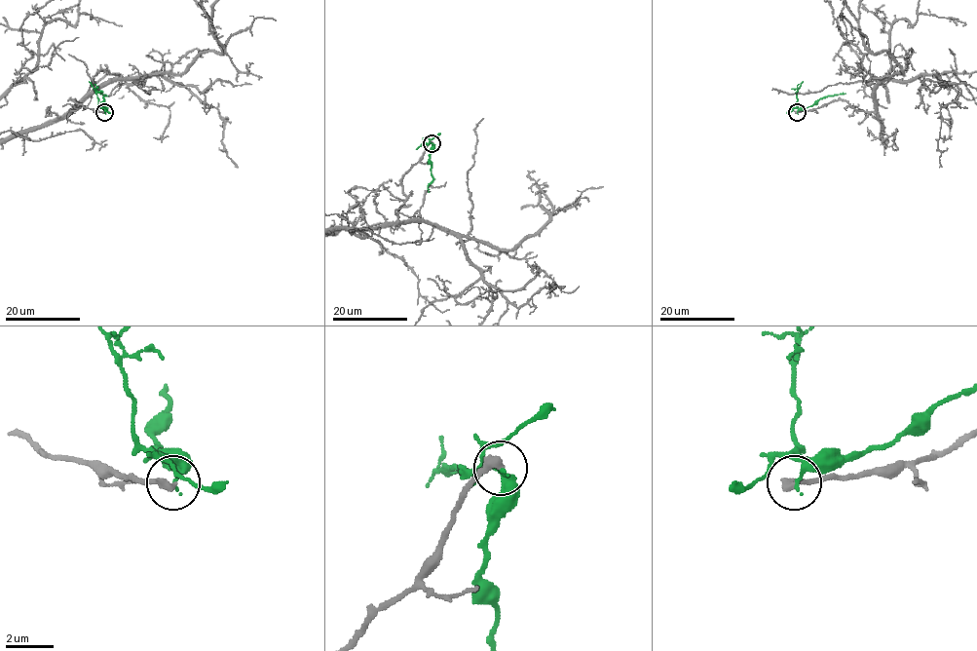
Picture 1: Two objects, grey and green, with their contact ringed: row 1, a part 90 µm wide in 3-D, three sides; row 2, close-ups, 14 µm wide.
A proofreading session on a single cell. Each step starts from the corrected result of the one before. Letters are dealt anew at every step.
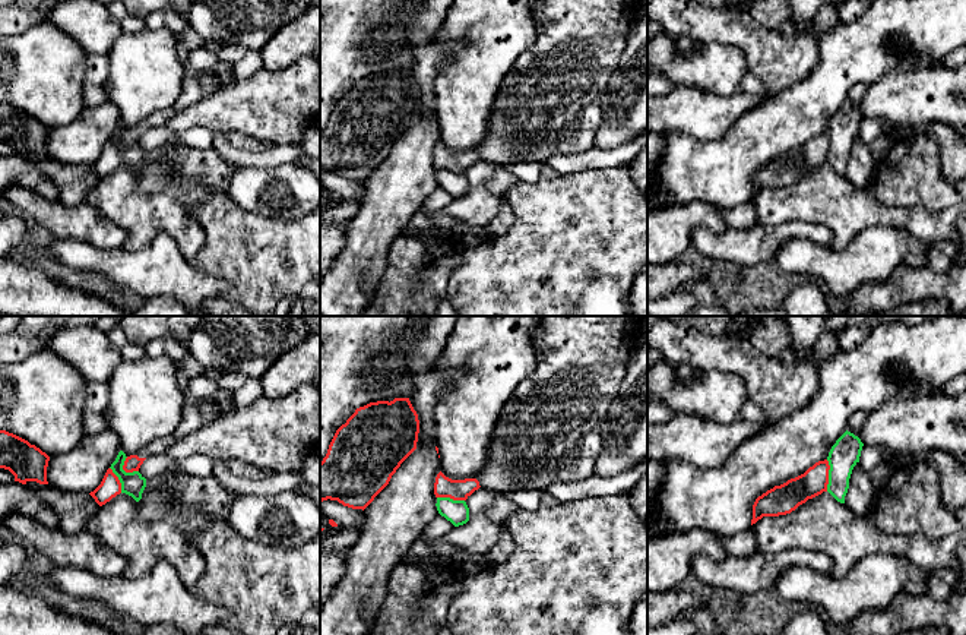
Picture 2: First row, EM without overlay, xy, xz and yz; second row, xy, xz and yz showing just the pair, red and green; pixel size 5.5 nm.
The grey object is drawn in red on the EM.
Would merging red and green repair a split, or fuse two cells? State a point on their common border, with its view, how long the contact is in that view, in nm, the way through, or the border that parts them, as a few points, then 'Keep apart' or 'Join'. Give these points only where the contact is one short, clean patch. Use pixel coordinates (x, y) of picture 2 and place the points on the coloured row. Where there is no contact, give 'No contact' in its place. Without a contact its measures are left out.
Touches red at yz (827, 476). Shared border 180 nm. Boundary: yz (826, 460), (829, 466), (827, 490). Keep apart

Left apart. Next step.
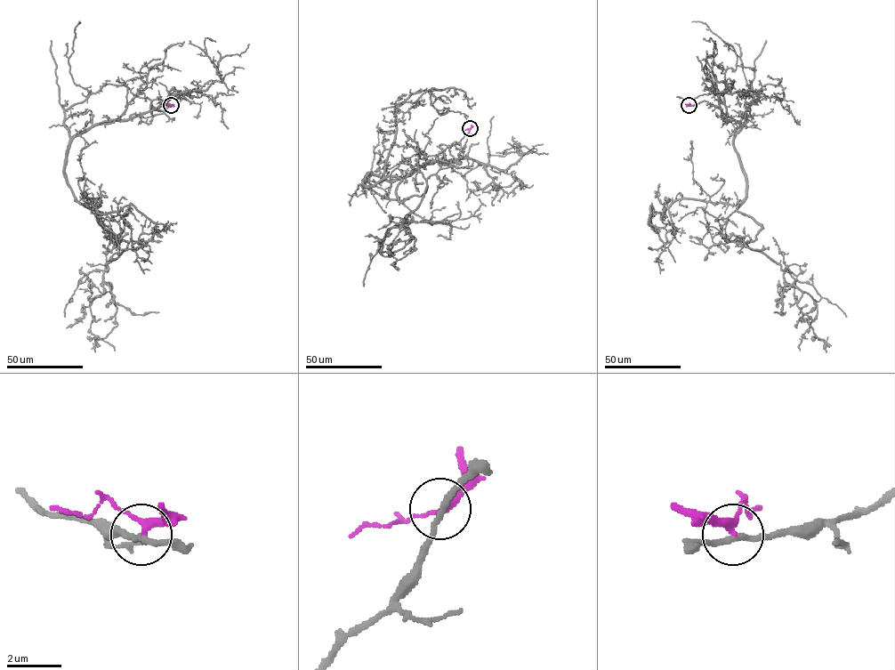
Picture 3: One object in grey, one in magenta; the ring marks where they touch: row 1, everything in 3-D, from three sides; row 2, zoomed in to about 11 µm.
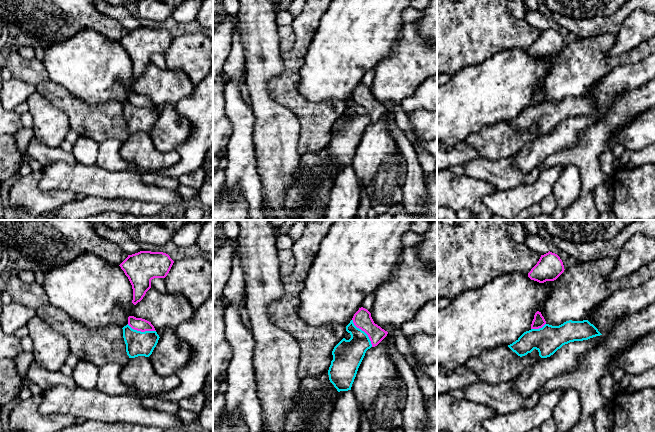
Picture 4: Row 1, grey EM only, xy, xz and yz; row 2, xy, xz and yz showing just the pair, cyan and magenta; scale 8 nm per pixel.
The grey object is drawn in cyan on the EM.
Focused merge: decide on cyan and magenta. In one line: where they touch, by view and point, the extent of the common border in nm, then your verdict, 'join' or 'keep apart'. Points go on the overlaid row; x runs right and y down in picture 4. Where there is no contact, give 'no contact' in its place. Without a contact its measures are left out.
xz (364, 332) | 280 nm | keep apart

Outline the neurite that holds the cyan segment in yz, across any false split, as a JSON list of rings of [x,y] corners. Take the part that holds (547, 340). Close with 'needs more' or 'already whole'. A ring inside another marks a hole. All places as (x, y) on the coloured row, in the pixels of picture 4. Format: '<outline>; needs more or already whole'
[[[569,320],[559,326],[545,324],[542,328],[526,331],[508,347],[520,357],[536,349],[541,358],[547,358],[565,344],[600,335],[602,334],[588,320]]]; already whole

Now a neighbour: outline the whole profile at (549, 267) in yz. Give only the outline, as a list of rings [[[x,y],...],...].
[[[549,251],[541,255],[537,264],[528,273],[528,277],[531,280],[544,283],[556,280],[564,270],[564,265],[560,257]]]

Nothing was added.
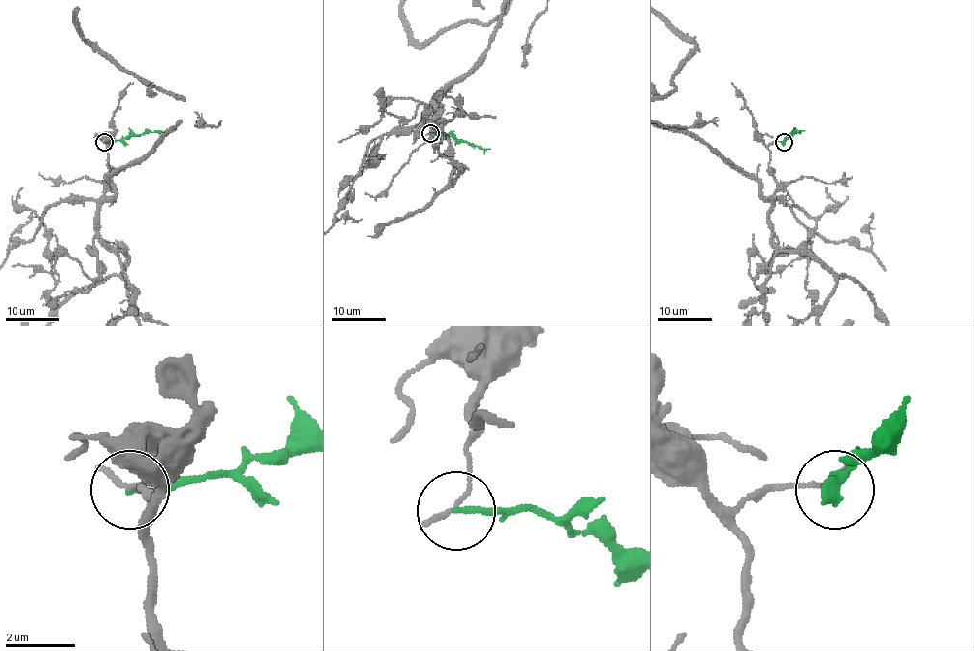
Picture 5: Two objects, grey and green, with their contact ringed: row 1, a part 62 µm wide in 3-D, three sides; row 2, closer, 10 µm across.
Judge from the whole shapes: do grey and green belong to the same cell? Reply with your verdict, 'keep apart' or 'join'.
keep apart

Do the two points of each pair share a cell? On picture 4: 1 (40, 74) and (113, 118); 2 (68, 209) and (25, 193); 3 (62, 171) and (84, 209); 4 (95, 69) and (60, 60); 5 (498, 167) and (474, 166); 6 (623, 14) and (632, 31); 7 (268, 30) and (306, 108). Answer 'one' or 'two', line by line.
1: one
2: two
3: two
4: one
5: one
6: two
7: two

